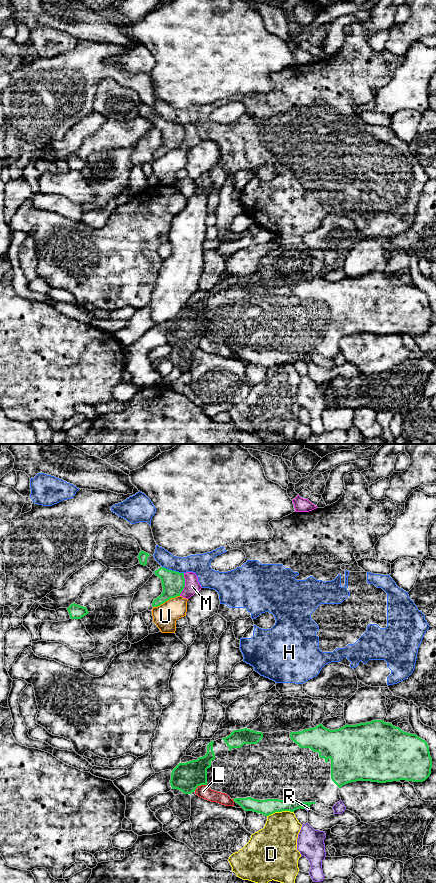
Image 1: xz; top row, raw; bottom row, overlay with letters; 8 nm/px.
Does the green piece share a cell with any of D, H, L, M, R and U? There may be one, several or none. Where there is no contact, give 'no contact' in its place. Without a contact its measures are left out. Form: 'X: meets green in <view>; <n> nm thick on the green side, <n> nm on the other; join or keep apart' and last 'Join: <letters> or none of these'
D: meets green in xz; 130 nm thick on the green side, 320 nm on the other; keep apart
H: meets green in xz; 190 nm thick on the green side, 160 nm on the other; keep apart
L: meets green in xz; 240 nm thick on the green side, 110 nm on the other; keep apart
M: meets green in xz; 190 nm thick on the green side, 120 nm on the other; keep apart
R: meets green in xz; 110 nm thick on the green side, 20 nm on the other; keep apart
U: meets green in xz; 190 nm thick on the green side, 190 nm on the other; keep apart
Join: none of these

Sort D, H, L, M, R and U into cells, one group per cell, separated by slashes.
D / H / L / M U / R

